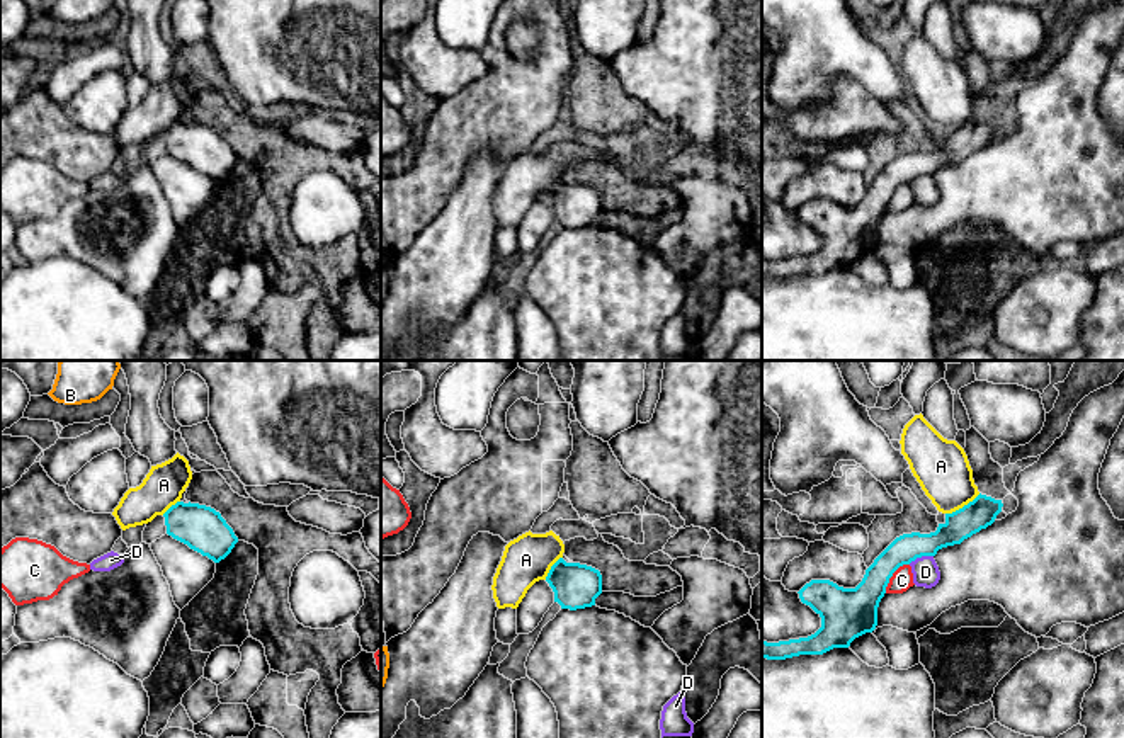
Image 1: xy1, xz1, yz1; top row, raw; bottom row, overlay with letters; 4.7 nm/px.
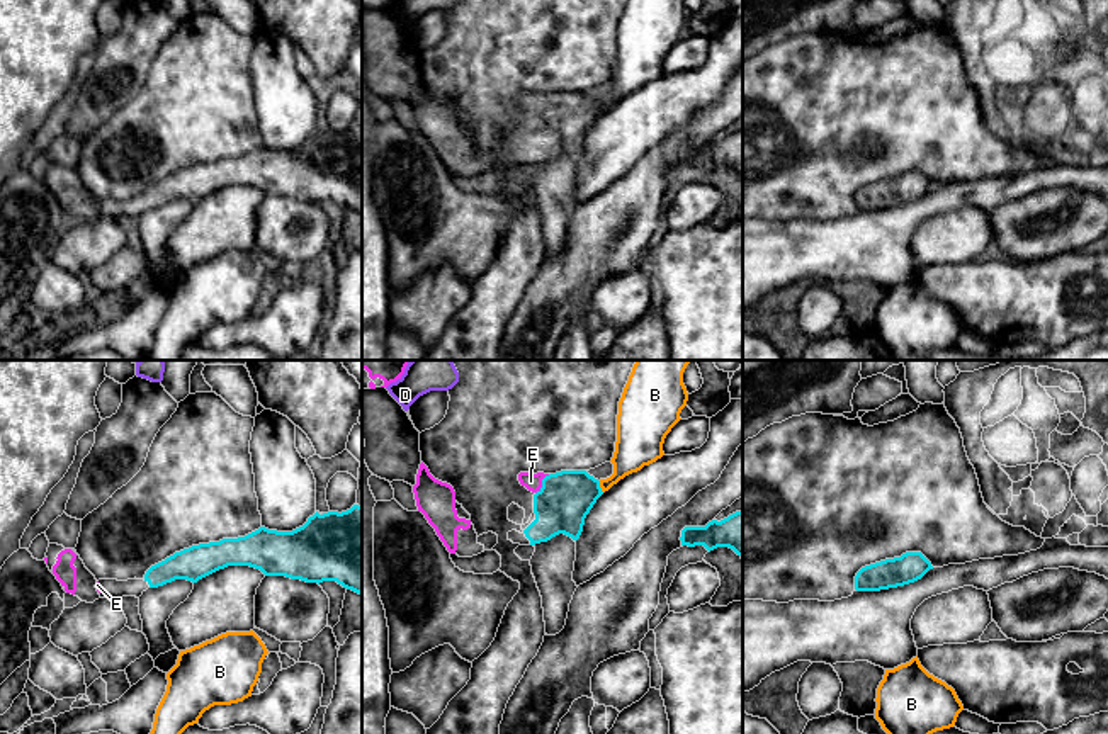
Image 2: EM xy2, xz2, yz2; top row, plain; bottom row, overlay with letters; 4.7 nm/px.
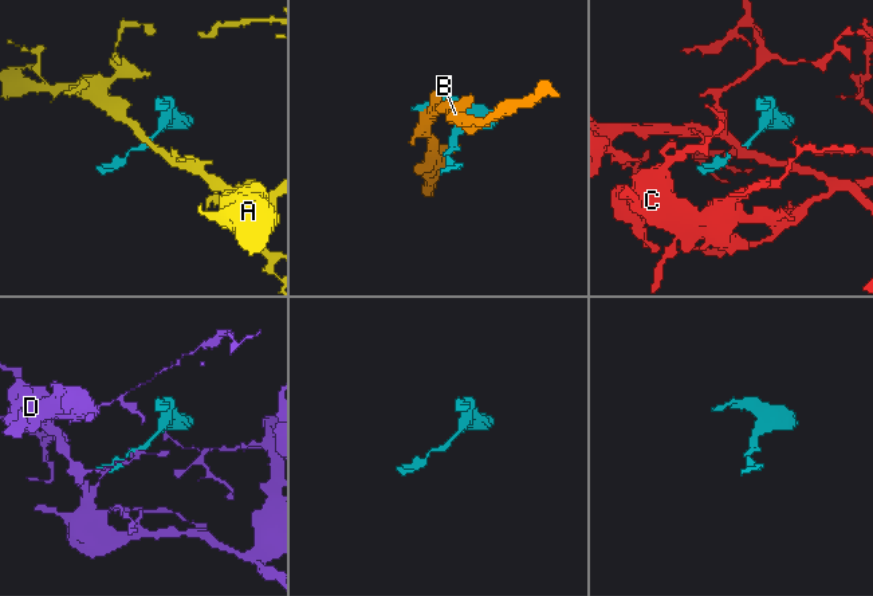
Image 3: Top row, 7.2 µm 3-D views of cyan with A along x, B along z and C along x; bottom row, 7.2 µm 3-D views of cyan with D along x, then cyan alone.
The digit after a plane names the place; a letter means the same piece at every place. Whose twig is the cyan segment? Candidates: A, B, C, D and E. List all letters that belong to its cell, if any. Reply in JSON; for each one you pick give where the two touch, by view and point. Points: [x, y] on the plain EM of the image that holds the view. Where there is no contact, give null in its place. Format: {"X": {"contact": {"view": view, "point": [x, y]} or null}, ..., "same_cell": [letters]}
{"E": {"contact": {"view": "xz2", "point": [542, 102]}}, "same_cell": ["E"]}

